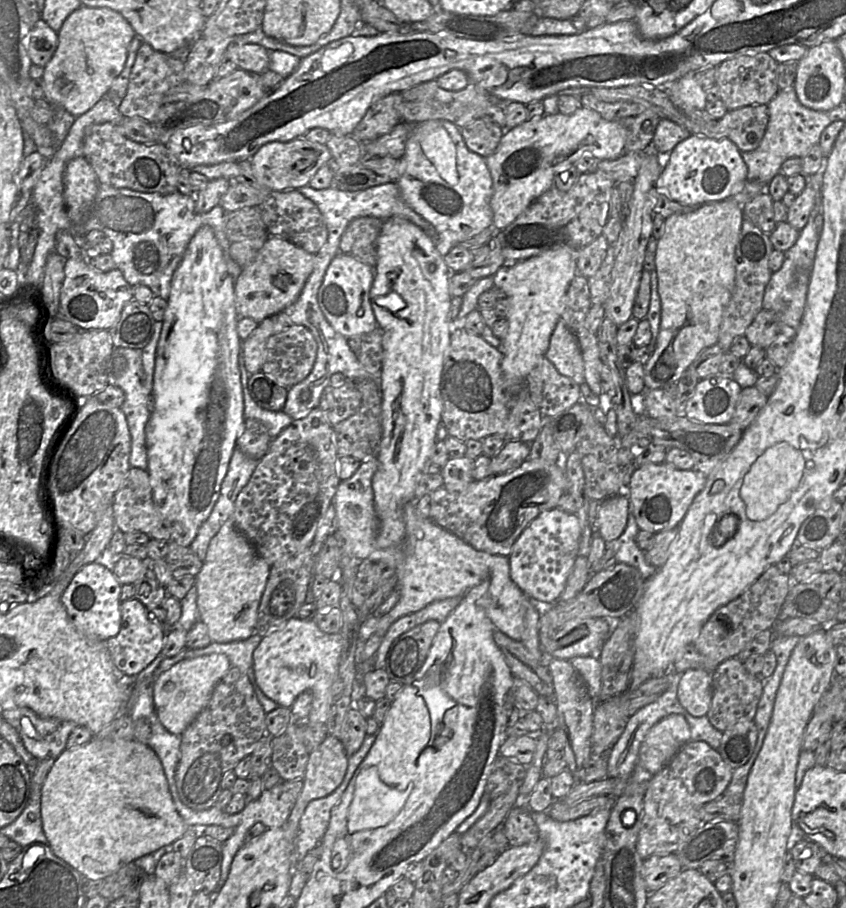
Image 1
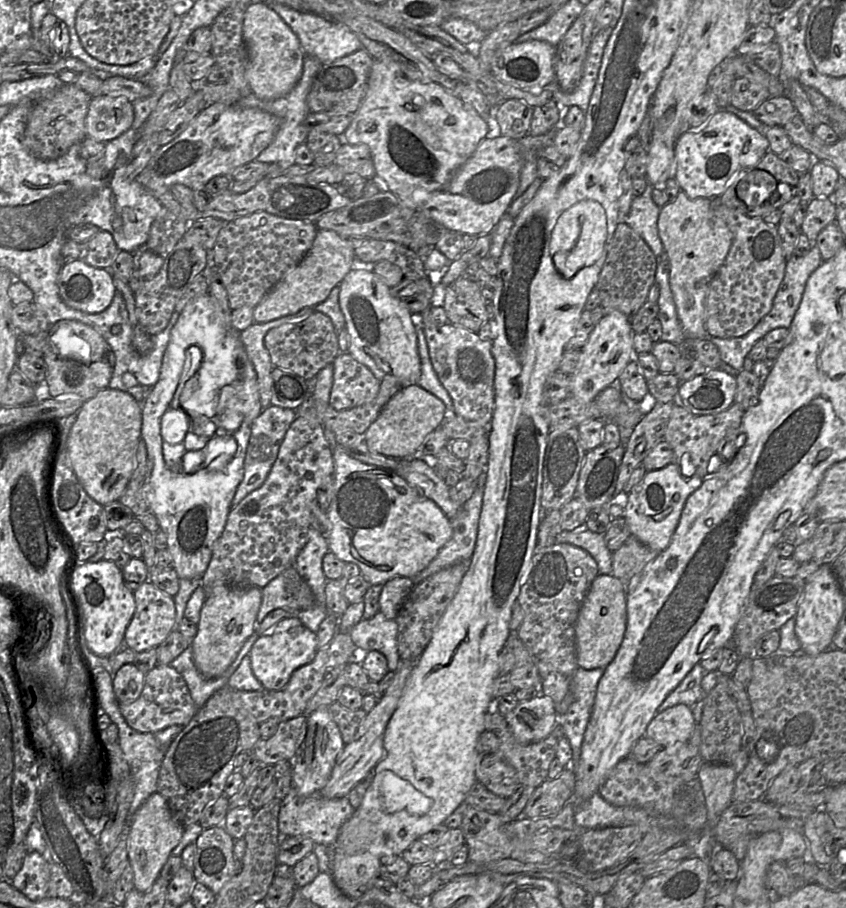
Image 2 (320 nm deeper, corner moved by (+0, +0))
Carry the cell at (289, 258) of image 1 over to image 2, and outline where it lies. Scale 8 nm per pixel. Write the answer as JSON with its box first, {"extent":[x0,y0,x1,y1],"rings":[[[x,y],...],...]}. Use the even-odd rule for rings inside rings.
{"extent":[254,229,355,323],"rings":[[[318,229],[314,242],[302,260],[287,271],[279,282],[254,307],[256,323],[266,323],[325,301],[332,289],[355,267],[355,253],[348,238],[335,231]]]}

